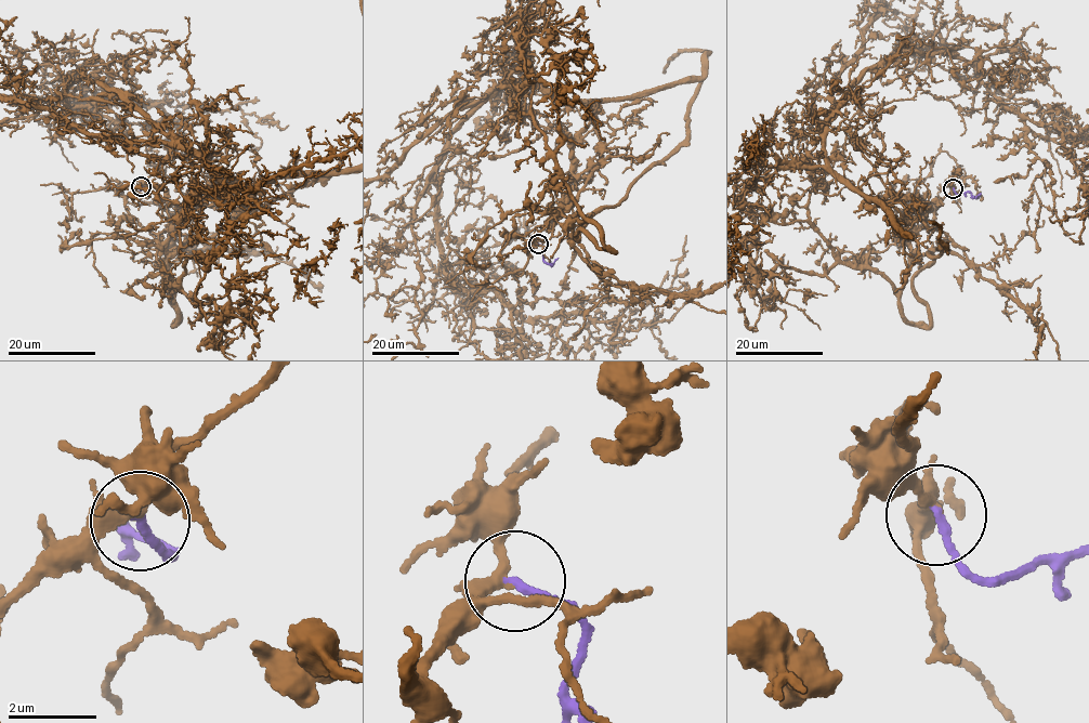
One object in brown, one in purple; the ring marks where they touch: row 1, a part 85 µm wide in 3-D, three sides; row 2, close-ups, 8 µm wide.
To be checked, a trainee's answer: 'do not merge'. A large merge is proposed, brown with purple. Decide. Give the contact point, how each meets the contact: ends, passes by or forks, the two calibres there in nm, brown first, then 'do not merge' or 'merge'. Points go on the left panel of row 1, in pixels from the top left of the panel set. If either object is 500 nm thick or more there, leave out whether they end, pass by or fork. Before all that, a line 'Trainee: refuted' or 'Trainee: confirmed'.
Trainee: refuted
place (141, 186); brown forks; purple ends; calibres 200 and 180 nm; merge

